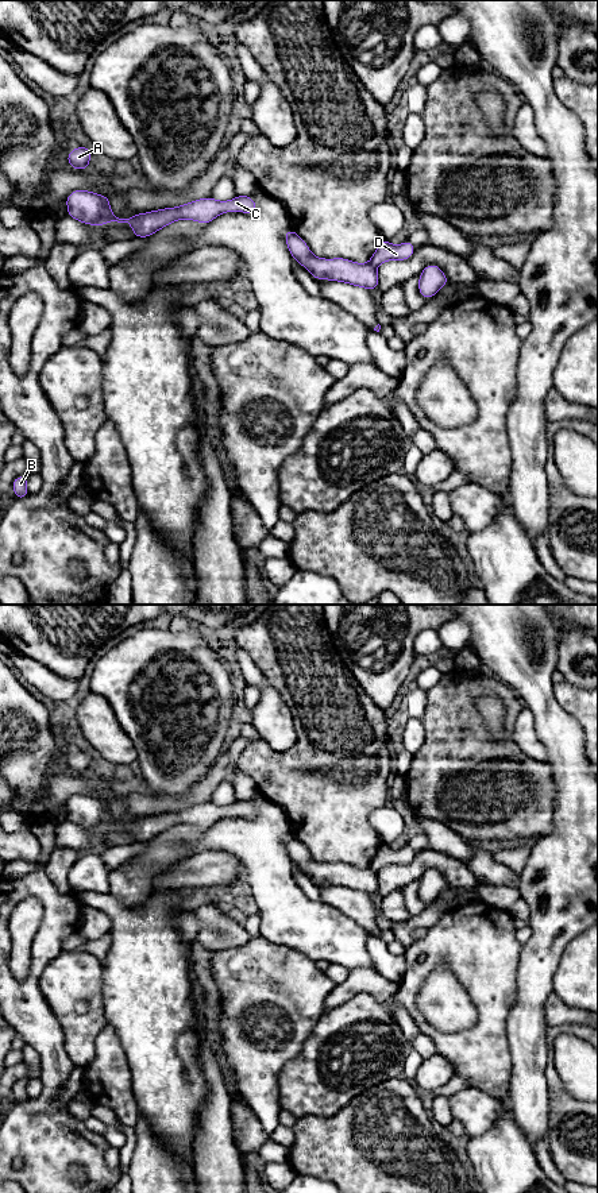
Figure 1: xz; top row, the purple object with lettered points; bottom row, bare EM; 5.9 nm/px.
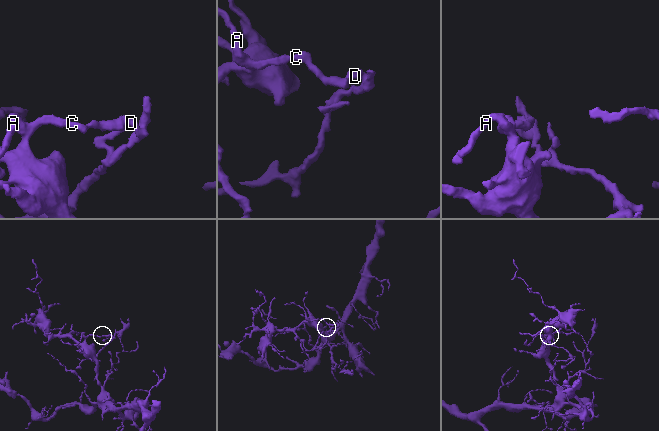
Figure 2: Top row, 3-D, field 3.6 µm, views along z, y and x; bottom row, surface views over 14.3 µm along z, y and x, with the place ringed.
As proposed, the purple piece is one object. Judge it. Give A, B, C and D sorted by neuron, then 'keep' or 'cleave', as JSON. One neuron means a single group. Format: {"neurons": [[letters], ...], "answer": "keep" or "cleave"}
{"neurons": [["A", "B", "C"], ["D"]], "answer": "cleave"}

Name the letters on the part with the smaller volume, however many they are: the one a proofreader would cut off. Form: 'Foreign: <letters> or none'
Foreign: D

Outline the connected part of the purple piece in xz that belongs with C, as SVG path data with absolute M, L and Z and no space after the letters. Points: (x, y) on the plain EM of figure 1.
M73 795L66 802L67 821L90 830L105 830L109 826L128 827L136 842L150 842L175 825L194 825L209 829L213 823L225 816L244 816L252 819L256 815L256 808L250 800L238 799L229 806L205 802L181 811L119 823L112 818L109 804L111 803L103 799L89 795Z

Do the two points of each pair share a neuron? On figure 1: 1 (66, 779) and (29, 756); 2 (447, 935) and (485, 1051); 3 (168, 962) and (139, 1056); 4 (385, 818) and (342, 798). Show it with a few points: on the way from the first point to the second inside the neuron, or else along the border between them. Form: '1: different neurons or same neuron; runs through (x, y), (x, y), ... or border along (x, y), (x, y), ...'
1: different neurons; border along (50, 768), (46, 776), (46, 790), (37, 798)
2: same neuron; runs through (469, 964), (486, 981), (486, 1023)
3: same neuron; runs through (151, 985), (151, 1033)
4: different neurons; border along (386, 805), (369, 817), (384, 841)

